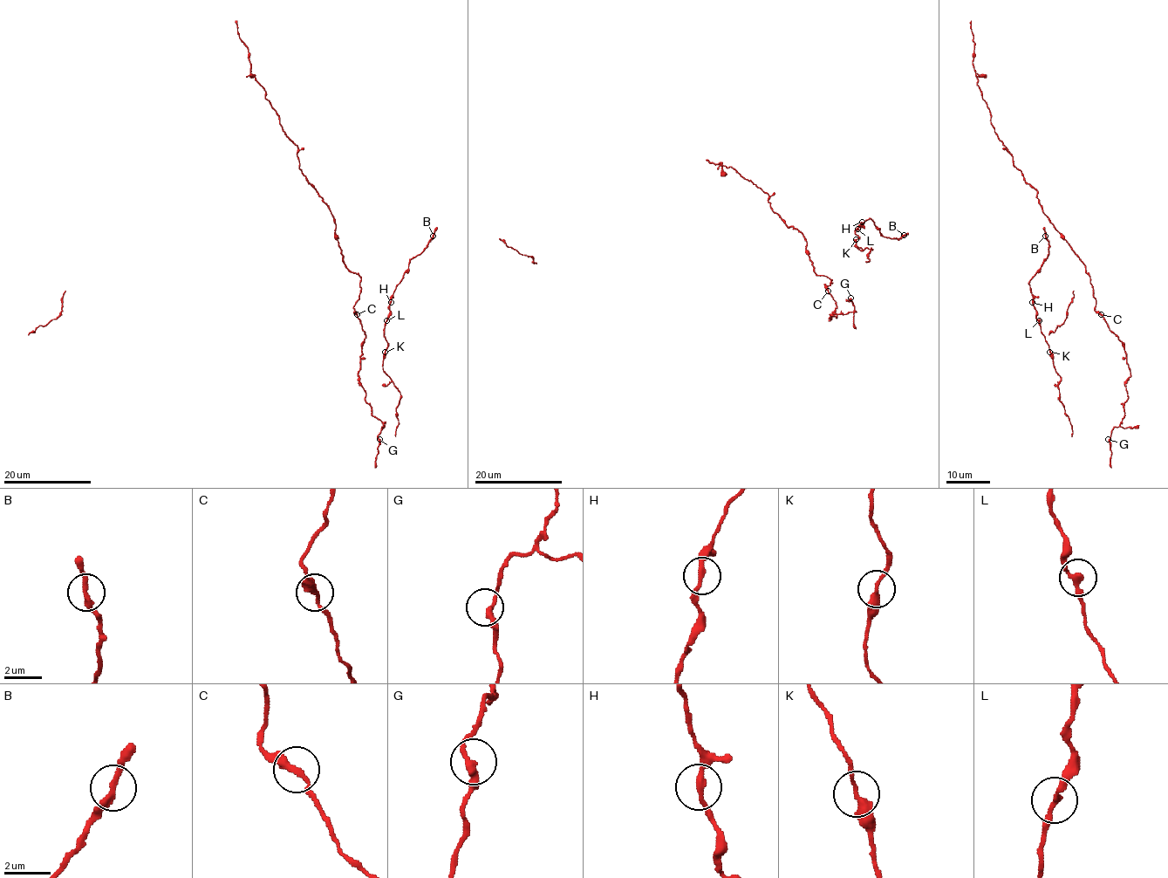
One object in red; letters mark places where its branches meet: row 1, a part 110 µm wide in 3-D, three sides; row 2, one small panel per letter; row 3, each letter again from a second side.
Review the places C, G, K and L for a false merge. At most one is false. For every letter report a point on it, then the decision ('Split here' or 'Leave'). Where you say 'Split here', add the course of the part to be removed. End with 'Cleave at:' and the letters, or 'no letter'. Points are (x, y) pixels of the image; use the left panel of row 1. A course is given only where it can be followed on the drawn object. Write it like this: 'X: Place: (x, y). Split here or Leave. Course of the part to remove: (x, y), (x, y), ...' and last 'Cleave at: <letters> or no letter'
C: Place: (357, 314). Leave
G: Place: (379, 439). Leave
K: Place: (385, 352). Leave
L: Place: (386, 320). Leave
Cleave at: no letter

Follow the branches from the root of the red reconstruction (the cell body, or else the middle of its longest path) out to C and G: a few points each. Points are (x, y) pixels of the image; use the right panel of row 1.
C: (1092, 287), (1095, 310), (1101, 314)
G: (1092, 287), (1095, 310), (1122, 344), (1130, 373), (1124, 384), (1128, 392), (1124, 416), (1108, 439)

